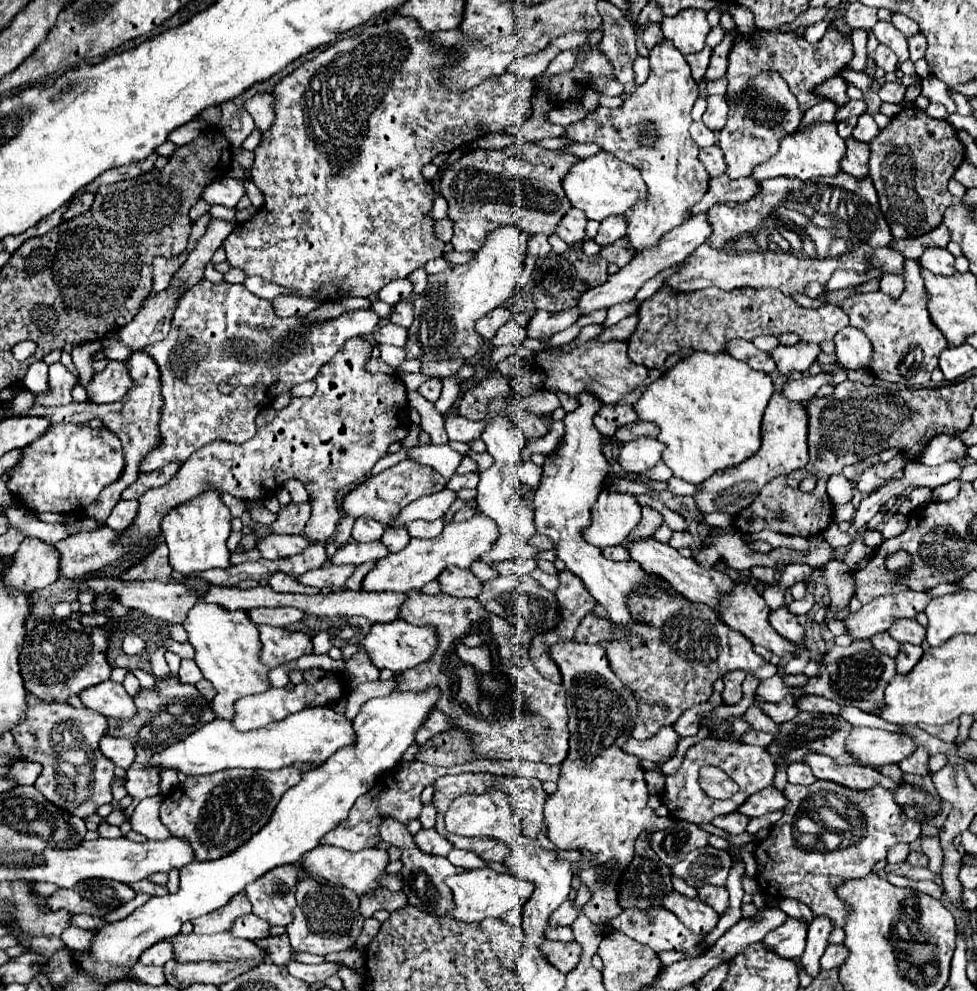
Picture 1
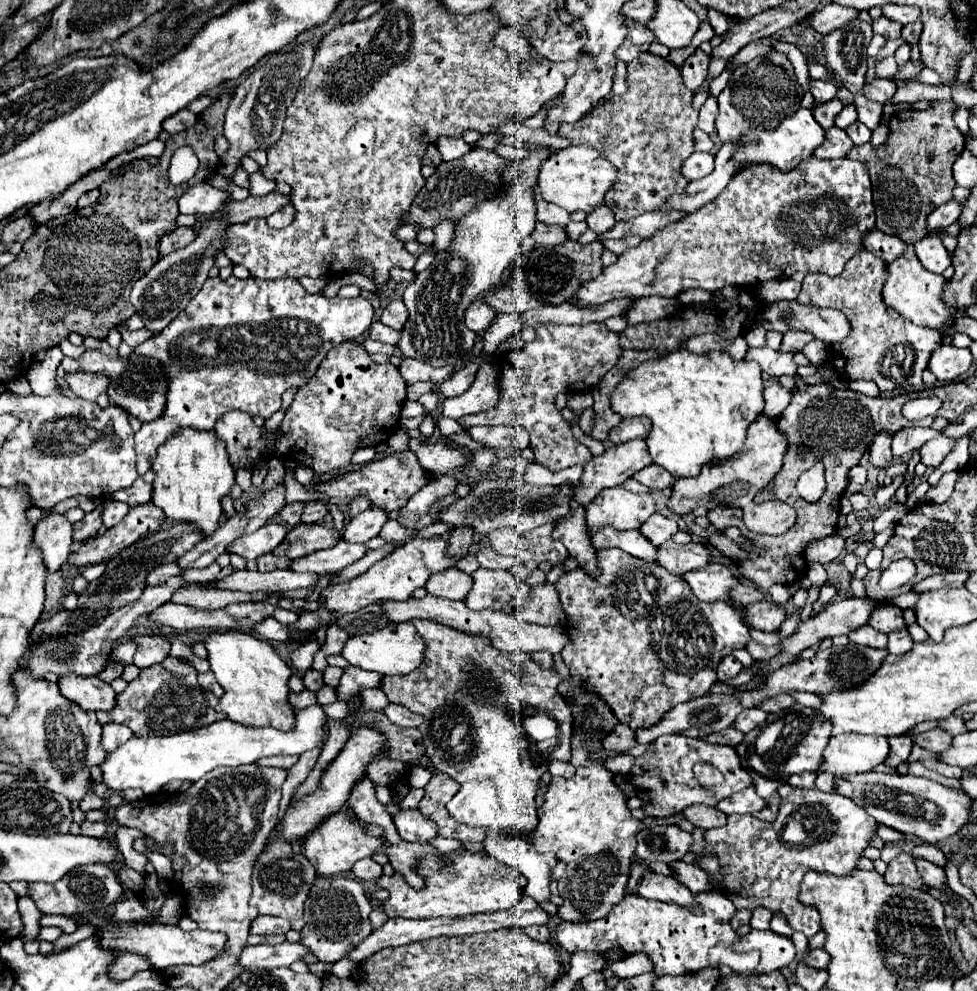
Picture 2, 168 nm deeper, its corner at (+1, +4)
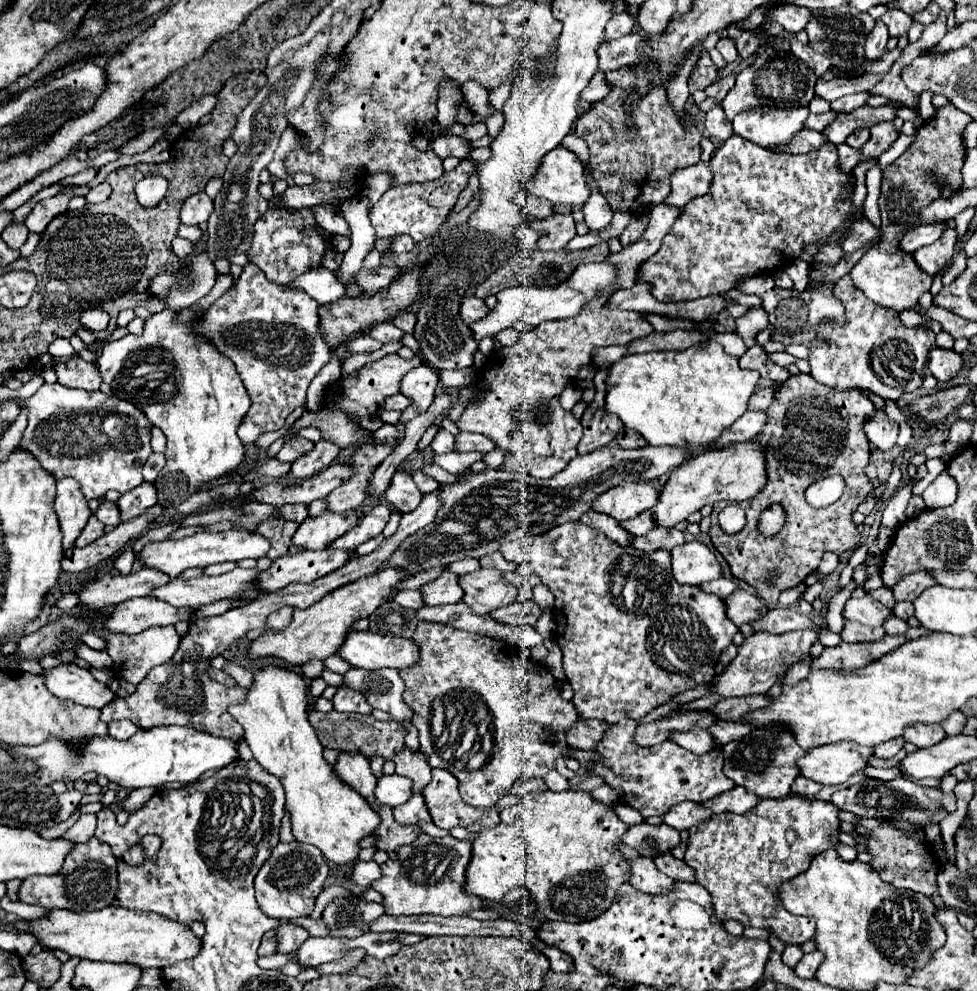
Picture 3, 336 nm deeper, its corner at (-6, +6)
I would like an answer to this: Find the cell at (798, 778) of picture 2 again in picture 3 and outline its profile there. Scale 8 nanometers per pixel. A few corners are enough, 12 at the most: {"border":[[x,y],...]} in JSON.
{"border":[[803,776],[795,778],[791,792],[813,798],[821,786]]}

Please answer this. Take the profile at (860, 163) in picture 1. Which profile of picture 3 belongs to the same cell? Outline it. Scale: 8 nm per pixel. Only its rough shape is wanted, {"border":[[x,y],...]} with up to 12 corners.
{"border":[[805,128],[787,144],[787,154],[805,154],[827,142]]}

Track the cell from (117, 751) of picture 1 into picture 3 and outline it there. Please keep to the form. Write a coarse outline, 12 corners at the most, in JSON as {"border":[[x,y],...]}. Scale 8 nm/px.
{"border":[[129,720],[109,724],[109,734],[117,740],[131,738],[139,728]]}

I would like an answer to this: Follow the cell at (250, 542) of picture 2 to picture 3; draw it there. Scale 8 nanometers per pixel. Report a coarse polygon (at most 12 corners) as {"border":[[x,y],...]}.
{"border":[[245,530],[197,532],[147,544],[145,568],[187,568],[261,558],[269,540]]}

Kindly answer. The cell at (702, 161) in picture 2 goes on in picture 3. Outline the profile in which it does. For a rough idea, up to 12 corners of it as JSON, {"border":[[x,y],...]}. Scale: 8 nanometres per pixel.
{"border":[[699,162],[671,176],[663,204],[683,208],[711,186],[709,164]]}

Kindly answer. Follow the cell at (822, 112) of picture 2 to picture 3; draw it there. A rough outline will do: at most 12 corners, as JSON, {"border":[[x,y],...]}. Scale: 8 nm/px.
{"border":[[835,112],[809,114],[807,128],[823,132]]}

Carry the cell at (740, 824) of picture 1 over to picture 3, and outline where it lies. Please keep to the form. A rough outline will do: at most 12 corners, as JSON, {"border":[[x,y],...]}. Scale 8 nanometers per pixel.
{"border":[[697,802],[675,804],[663,824],[687,830],[711,820],[713,812]]}

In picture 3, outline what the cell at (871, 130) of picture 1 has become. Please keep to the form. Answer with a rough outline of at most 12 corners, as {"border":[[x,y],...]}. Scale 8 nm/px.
{"border":[[867,128],[855,130],[847,144],[853,148],[861,148],[869,140]]}

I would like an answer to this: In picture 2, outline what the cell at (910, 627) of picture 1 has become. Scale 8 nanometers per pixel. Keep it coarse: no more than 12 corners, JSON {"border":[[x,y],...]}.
{"border":[[880,606],[870,618],[870,626],[890,634],[906,628],[896,606]]}

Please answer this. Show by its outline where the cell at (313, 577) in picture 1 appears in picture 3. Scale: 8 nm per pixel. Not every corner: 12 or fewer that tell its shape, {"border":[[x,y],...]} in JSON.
{"border":[[257,570],[175,578],[151,592],[175,608],[255,596]]}

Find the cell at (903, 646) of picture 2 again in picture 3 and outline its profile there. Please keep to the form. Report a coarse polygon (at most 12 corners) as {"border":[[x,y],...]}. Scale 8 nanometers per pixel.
{"border":[[891,616],[883,622],[887,634],[903,634],[909,626],[905,620]]}

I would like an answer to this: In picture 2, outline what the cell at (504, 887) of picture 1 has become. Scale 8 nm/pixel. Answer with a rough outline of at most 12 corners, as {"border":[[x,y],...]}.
{"border":[[484,852],[420,862],[426,890],[382,876],[388,916],[460,918],[512,908],[516,870]]}

